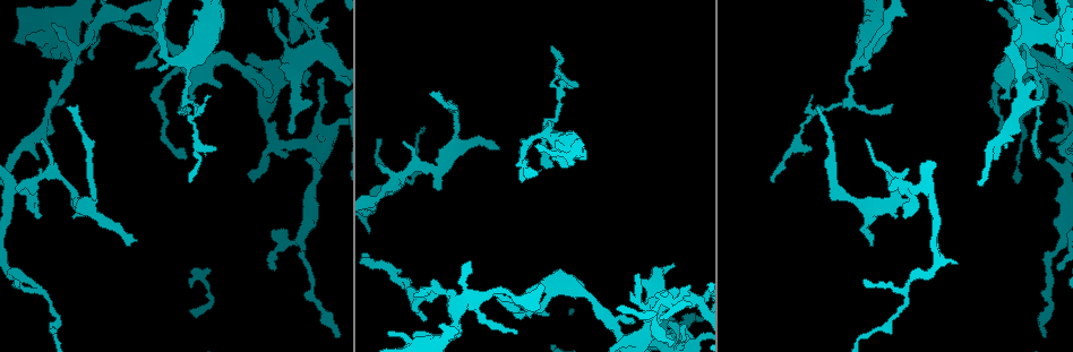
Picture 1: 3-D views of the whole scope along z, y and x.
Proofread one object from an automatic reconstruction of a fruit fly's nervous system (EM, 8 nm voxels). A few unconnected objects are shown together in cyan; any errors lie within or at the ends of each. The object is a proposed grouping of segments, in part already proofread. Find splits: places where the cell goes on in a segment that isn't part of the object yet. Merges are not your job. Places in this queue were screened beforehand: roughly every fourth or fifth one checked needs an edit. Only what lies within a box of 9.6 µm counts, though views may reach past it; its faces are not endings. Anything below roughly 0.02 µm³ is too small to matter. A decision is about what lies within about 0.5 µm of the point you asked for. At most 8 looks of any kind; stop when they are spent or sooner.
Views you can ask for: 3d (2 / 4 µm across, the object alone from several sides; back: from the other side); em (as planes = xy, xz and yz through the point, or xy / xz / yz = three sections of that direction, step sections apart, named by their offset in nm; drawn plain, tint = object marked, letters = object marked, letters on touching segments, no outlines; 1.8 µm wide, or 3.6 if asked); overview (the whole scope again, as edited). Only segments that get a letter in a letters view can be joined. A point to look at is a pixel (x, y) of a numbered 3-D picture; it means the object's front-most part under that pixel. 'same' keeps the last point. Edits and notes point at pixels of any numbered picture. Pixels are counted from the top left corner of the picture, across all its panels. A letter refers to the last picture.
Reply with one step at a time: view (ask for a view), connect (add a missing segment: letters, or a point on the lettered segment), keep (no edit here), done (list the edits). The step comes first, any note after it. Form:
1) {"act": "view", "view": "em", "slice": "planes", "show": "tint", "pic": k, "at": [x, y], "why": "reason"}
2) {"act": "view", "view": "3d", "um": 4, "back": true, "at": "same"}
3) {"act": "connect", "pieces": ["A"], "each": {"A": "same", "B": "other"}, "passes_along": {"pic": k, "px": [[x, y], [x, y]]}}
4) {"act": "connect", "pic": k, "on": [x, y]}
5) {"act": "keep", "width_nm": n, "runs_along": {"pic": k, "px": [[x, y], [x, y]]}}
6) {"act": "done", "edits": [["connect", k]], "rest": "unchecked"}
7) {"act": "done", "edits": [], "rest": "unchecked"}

{"act": "view", "view": "em", "slice": "planes", "show": "tint", "pic": 1, "at": [772, 181], "why": "tapers out"}

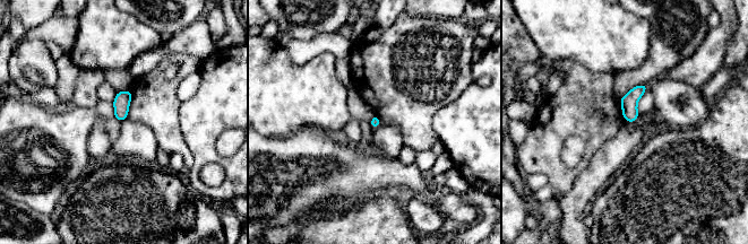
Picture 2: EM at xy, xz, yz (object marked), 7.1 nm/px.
{"act": "view", "view": "em", "slice": "planes", "show": "letters", "at": "same"}

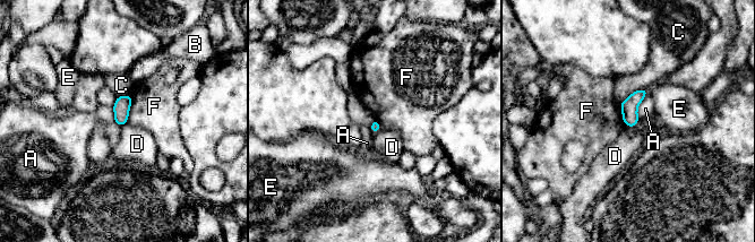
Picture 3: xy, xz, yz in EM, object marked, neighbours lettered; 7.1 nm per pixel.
{"act": "keep", "each": {"A": "other", "B": "other", "C": "other", "D": "other", "E": "other", "F": "other"}, "border": {"pic": 3, "px": [[379, 122], [379, 128], [374, 134]]}, "found": "no lettered segment goes on from it"}

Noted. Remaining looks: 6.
{"act": "view", "view": "em", "slice": "planes", "show": "letters", "pic": 1, "at": [41, 215], "why": "thin end"}

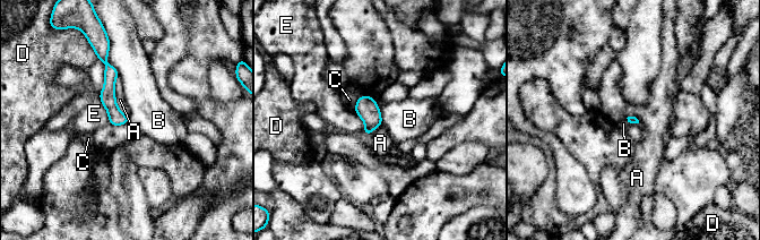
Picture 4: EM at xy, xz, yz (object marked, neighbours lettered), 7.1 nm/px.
{"act": "keep", "each": {"A": "other", "B": "other", "C": "other", "D": "other", "E": "other"}, "runs_along": {"pic": 4, "px": [[103, 57], [109, 102], [122, 121]]}, "found": "none of them fits"}

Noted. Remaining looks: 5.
{"act": "view", "view": "em", "slice": "yz", "step": 4, "show": "tint", "pic": 1, "at": [34, 282], "why": "calibre changes"}

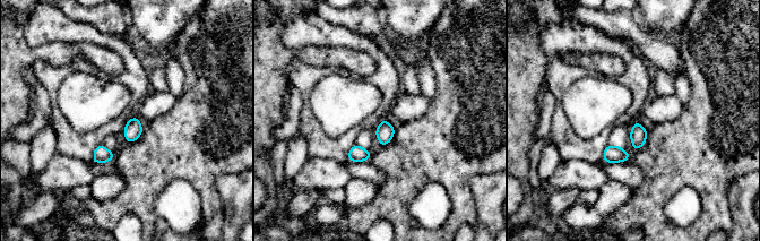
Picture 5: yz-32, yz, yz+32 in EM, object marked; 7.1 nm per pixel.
{"act": "view", "view": "em", "slice": "planes", "show": "tint", "at": "same", "why": "cut it another way"}

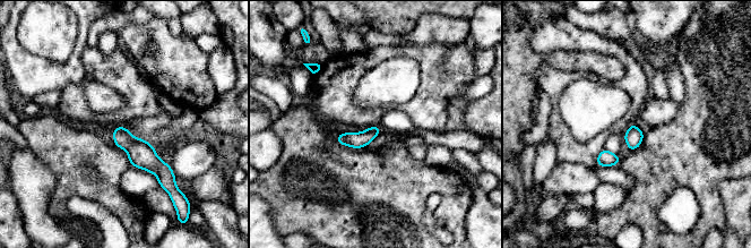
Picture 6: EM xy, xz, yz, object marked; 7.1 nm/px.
{"act": "view", "view": "em", "slice": "planes", "show": "letters", "at": "same"}

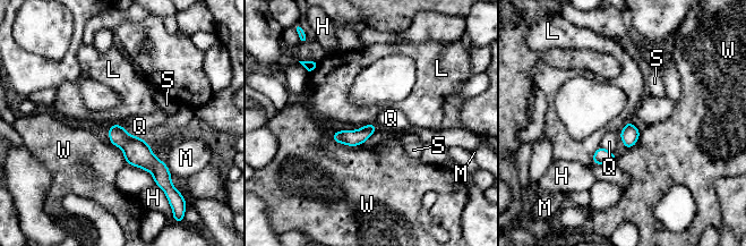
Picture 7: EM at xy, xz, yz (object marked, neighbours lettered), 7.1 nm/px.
{"act": "keep", "each": {"H": "other", "L": "other", "M": "other", "Q": "other", "S": "other", "W": "other"}, "border": {"pic": 7, "px": [[599, 146], [593, 154], [593, 162]]}, "found": "no lettered segment goes on from it"}

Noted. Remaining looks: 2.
{"act": "done", "edits": [], "rest": "unchecked"}

